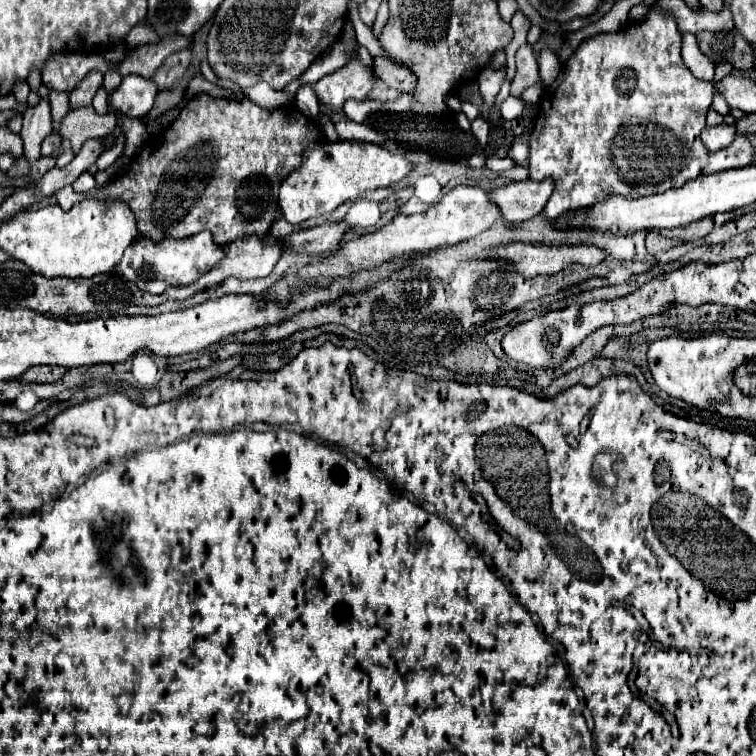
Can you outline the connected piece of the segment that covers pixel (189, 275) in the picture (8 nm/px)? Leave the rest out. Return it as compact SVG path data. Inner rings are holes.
M203 230L195 236L181 238L181 240L165 238L161 242L155 242L149 238L139 238L135 244L131 244L125 250L125 256L119 264L119 272L127 280L135 282L139 286L139 290L147 290L151 294L161 294L171 286L193 284L197 278L207 274L223 258L225 258L225 248L213 240L209 230Z

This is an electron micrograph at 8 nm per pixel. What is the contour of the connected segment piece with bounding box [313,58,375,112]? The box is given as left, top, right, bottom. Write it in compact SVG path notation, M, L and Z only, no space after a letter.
M355 58L345 68L317 80L313 84L313 90L319 104L325 104L327 108L341 112L343 104L349 98L355 98L355 100L367 98L373 86L373 78L375 78L375 70L361 66L359 58Z

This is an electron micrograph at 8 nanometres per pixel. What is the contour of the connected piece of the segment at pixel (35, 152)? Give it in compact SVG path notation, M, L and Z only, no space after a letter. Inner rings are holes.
M41 98L37 106L27 108L23 114L23 146L25 146L25 158L35 162L41 156L41 142L45 136L53 132L53 120L51 120L51 106L49 98Z

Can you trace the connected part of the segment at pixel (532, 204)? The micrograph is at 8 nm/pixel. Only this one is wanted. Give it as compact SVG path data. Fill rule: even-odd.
M551 180L509 182L501 188L489 190L489 200L499 206L499 212L507 222L523 222L543 210L551 190Z

